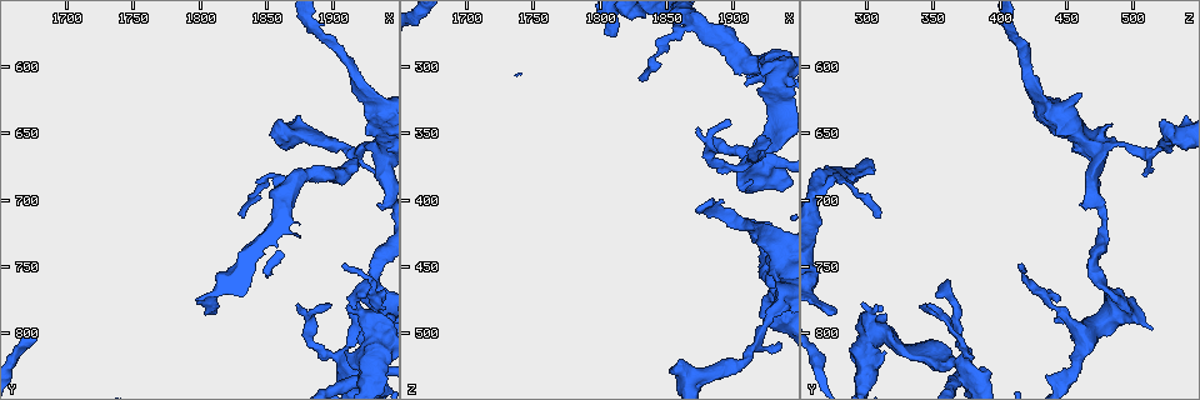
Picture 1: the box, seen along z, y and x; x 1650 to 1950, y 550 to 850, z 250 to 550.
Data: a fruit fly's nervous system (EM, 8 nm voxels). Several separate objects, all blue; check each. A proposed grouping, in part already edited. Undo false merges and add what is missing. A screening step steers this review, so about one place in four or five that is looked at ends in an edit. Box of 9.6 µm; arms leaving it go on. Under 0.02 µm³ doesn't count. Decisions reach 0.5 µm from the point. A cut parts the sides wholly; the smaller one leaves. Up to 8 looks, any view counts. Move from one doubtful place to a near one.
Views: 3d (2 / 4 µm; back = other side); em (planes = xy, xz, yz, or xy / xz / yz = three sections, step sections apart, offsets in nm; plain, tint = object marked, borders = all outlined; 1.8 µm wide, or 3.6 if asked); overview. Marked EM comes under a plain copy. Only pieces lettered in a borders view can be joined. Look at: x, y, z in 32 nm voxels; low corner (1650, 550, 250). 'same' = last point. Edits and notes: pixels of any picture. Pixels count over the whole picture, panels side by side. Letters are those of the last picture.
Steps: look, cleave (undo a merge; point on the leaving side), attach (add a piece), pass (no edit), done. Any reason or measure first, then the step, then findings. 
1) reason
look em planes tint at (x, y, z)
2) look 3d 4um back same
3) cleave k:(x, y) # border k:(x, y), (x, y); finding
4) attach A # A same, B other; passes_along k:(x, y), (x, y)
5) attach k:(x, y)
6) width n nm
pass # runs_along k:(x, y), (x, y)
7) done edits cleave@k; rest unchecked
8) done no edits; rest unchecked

stops while still wide
look em xy step 8 tint at (1918, 676, 304)

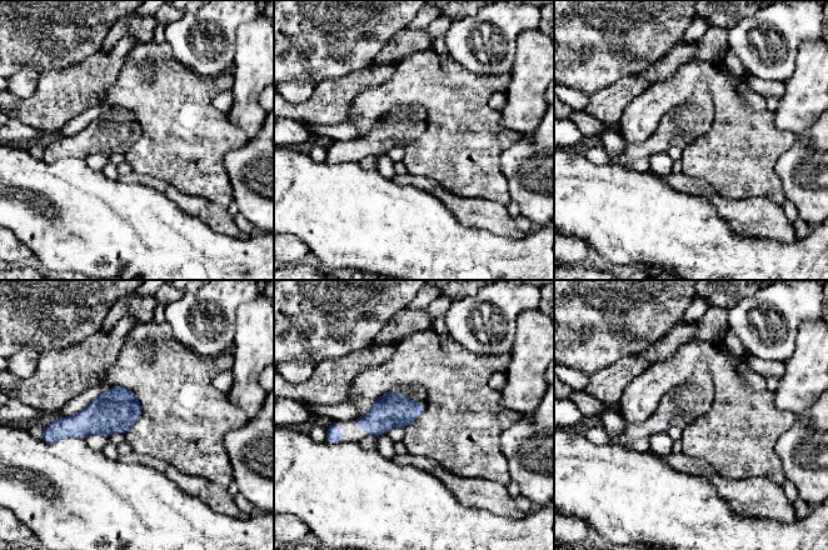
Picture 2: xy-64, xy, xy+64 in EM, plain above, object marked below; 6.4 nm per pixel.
look em planes borders same

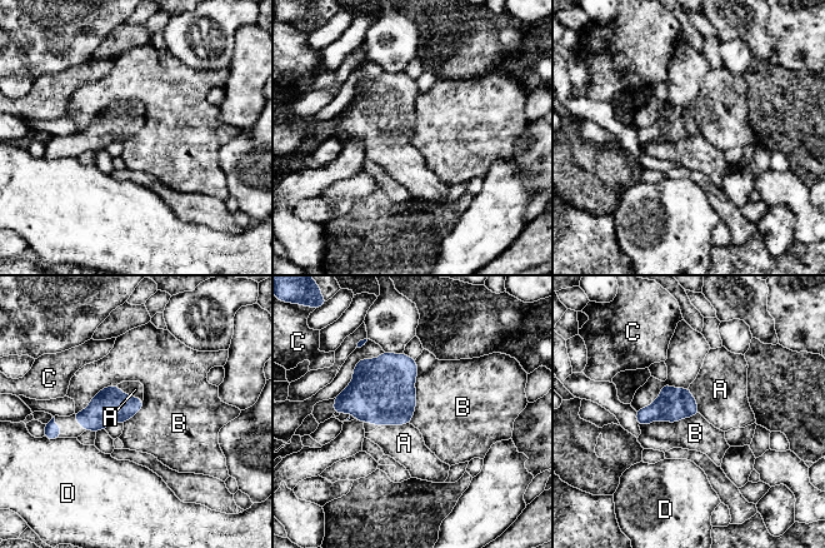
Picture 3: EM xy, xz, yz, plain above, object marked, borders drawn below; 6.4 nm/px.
longest_contact B 400 nm
attach A # A same, B other, C other, D other; passes_along 3:(383, 392), (395, 424), (404, 443); it goes on there

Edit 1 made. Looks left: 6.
look overview

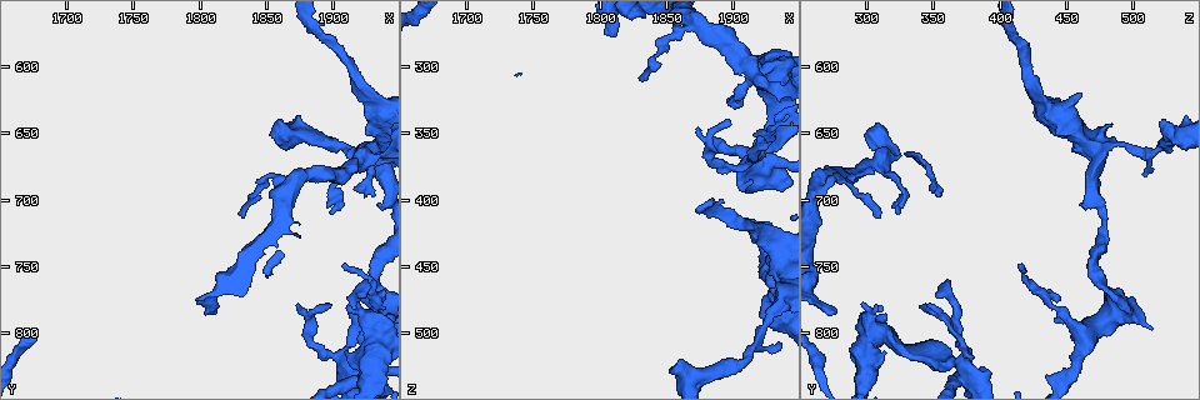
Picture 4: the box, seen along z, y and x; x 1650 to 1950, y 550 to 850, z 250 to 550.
free end
look 3d 4um at (1926, 762, 362)

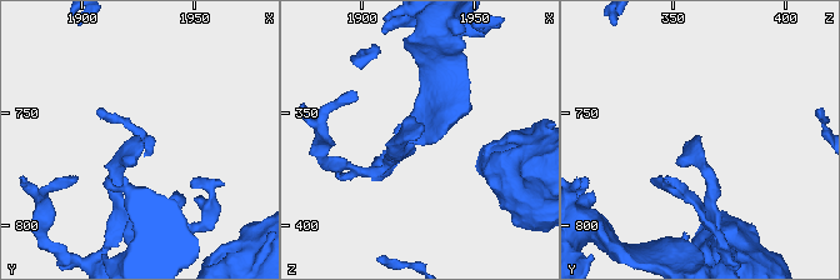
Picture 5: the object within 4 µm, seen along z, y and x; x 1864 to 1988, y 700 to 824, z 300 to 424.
shape alone is not enough
look em planes borders at (1925, 761, 361)

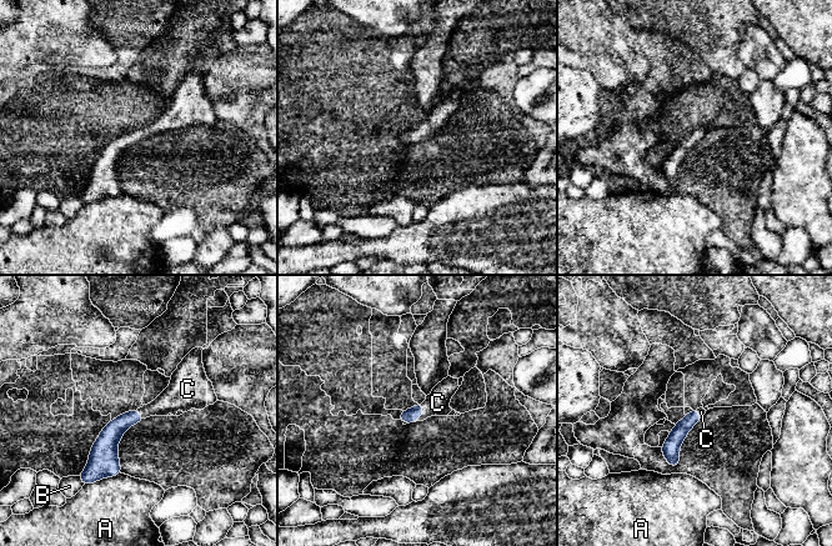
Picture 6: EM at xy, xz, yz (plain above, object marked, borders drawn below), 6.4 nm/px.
attach C # A other, B other, C same; passes_along 6:(409, 416), (422, 412), (437, 402); the neuron continues

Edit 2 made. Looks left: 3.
redraw
look overview

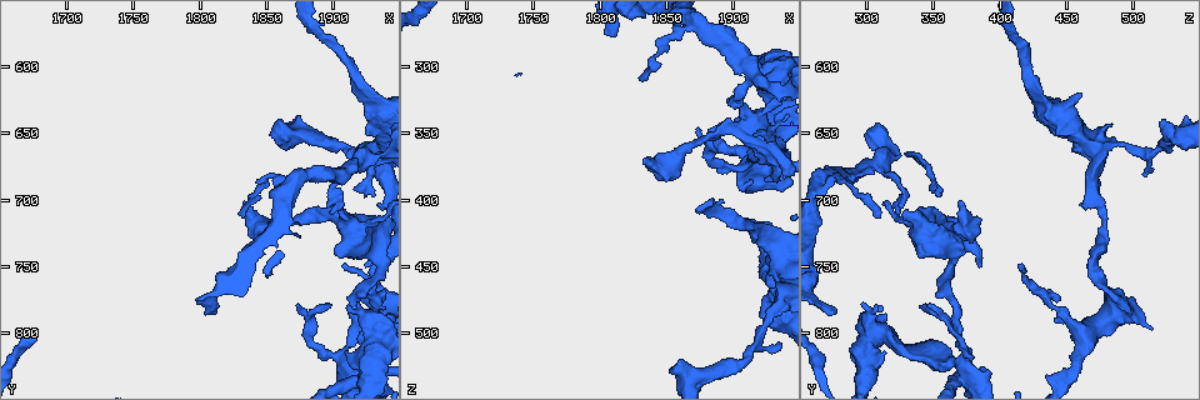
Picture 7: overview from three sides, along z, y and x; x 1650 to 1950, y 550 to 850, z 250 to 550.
two arms in line, one across
look em 3.6um planes borders at (1936, 658, 480)

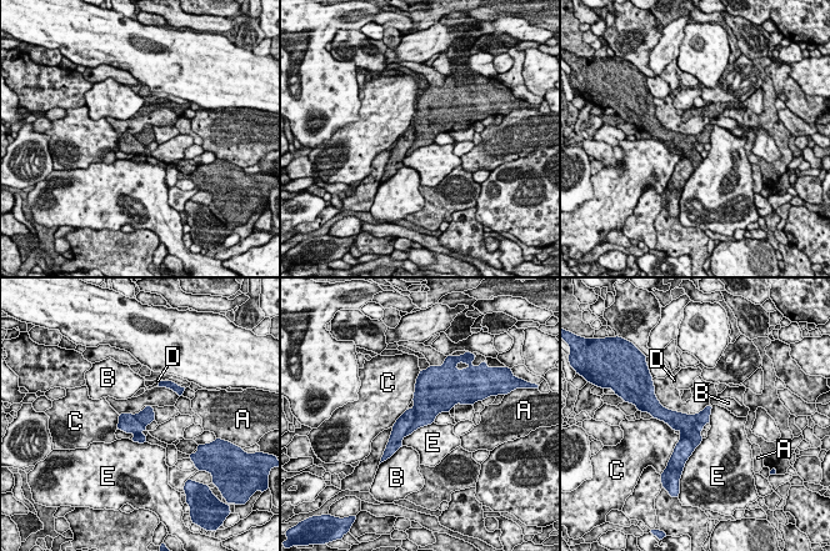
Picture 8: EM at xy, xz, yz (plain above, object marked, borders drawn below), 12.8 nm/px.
longest_contact E 500 nm
pass # A other, B other, C other, D other, E other; border 8:(434, 422), (415, 429), (401, 444); one neuron here

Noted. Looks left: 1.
done edits attach@3, attach@6; rest unchecked

